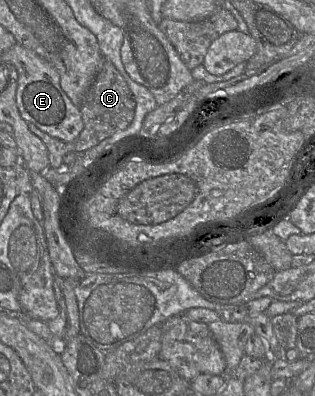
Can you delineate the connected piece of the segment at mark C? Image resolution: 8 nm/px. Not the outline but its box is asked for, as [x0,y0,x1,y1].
[28,57,135,169]

